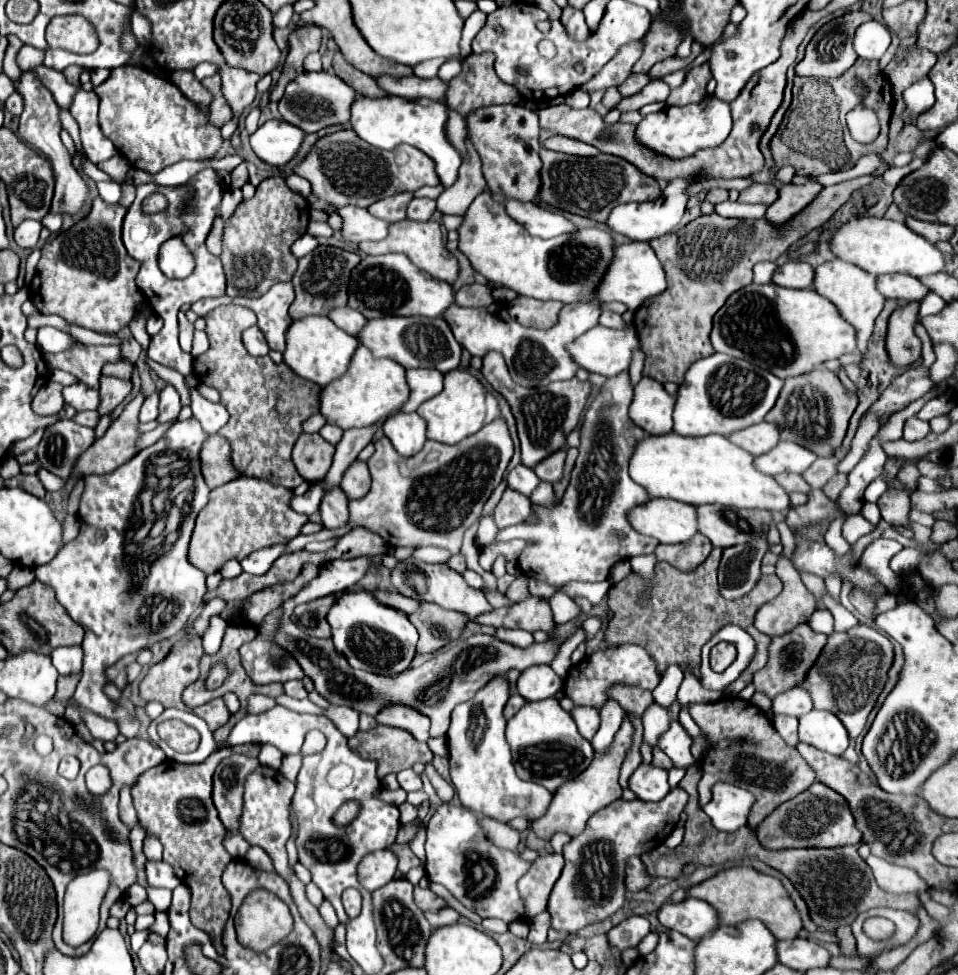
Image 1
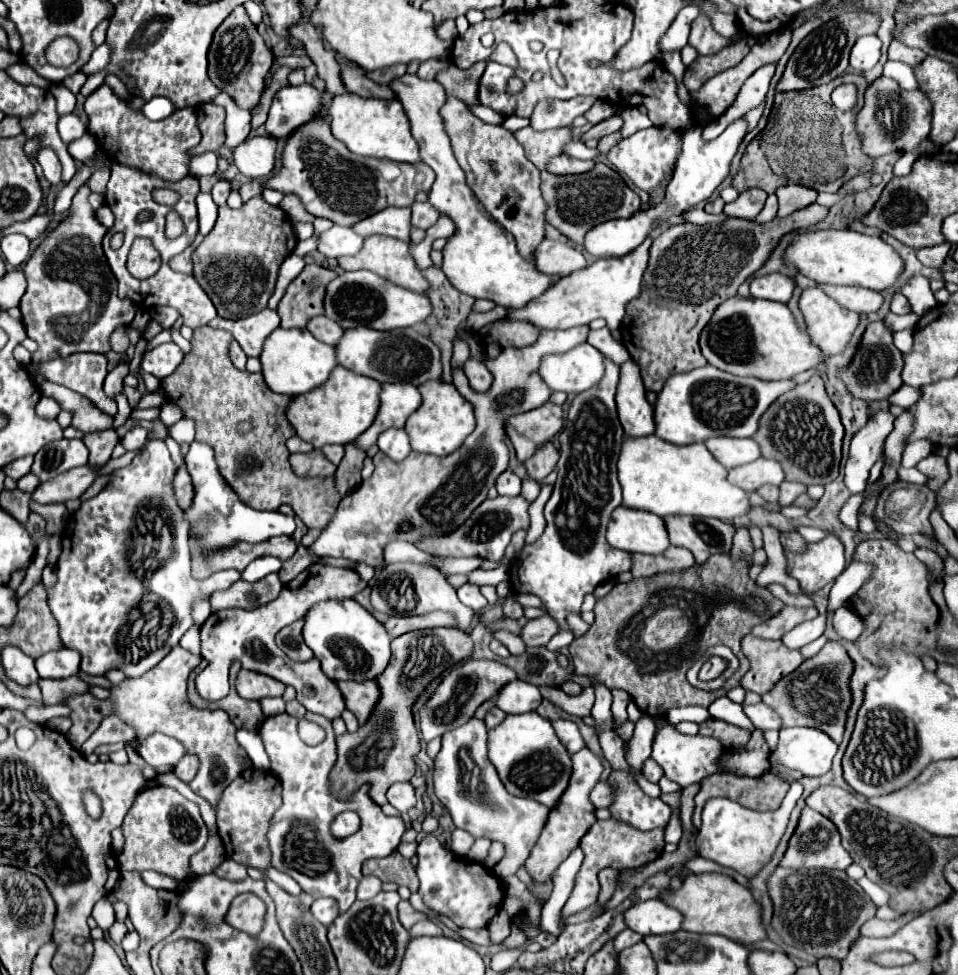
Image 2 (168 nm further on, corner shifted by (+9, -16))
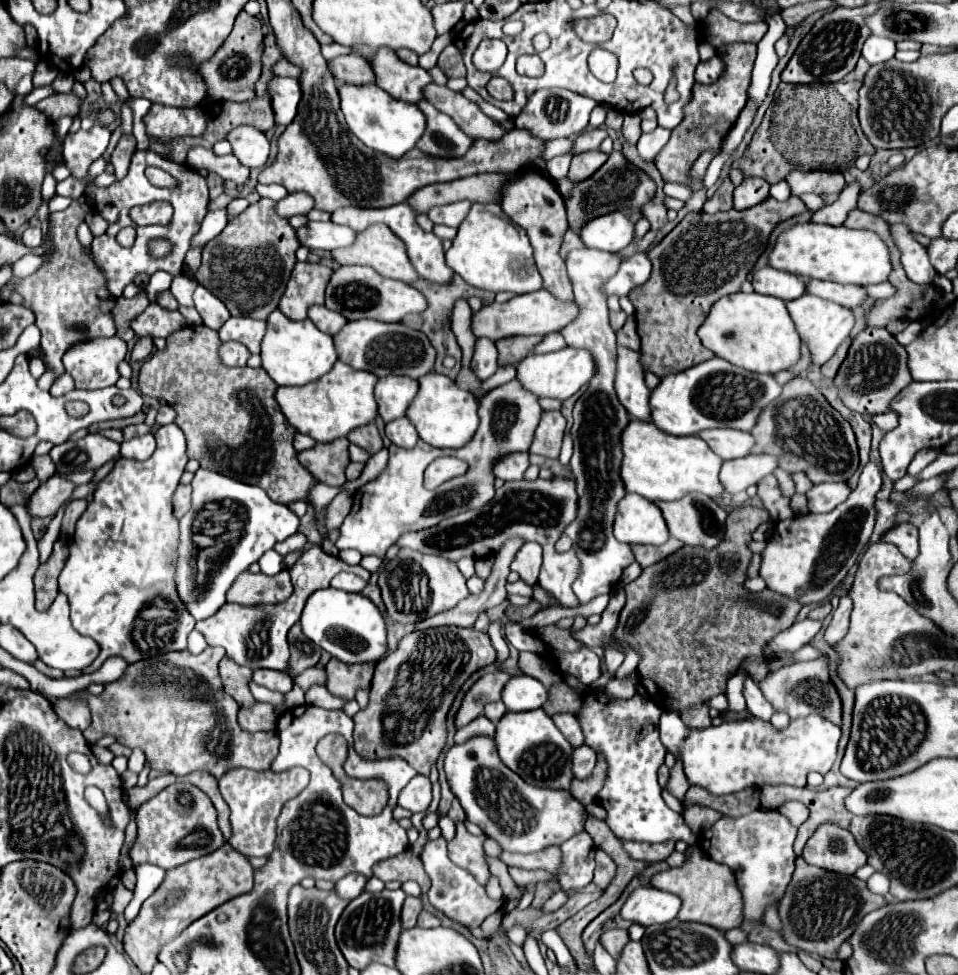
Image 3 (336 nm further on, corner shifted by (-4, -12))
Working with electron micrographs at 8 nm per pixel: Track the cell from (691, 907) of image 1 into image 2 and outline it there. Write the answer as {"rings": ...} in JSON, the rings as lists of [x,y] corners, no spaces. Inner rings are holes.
{"rings":[[[661,898],[645,900],[625,912],[625,922],[641,936],[673,934],[683,928],[683,916],[675,908],[667,906]]]}

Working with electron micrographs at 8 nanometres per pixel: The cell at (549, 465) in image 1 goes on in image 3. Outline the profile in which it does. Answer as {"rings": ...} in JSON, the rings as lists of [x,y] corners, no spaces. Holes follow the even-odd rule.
{"rings":[[[560,410],[542,412],[542,420],[538,424],[530,452],[546,458],[558,458],[564,430],[566,430],[566,418],[562,416]]]}

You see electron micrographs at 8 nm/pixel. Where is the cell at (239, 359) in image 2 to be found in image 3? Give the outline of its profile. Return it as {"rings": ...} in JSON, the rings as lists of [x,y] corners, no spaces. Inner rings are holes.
{"rings":[[[224,342],[218,350],[218,356],[220,356],[220,362],[226,366],[246,366],[250,352],[240,342]]]}

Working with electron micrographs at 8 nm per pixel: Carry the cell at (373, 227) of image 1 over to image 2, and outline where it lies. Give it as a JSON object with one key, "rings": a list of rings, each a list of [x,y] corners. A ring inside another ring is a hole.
{"rings":[[[333,226],[331,230],[321,234],[317,250],[327,258],[341,258],[341,256],[353,256],[361,250],[363,236],[357,236],[353,228],[347,226]]]}

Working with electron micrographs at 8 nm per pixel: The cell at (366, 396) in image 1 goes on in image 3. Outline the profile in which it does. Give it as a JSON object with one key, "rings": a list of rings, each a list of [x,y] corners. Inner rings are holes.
{"rings":[[[336,362],[334,368],[322,376],[322,380],[314,380],[304,386],[284,386],[276,390],[276,402],[286,420],[300,432],[316,442],[332,442],[336,438],[348,436],[350,430],[374,422],[378,414],[378,404],[374,400],[374,384],[376,376],[370,372],[354,370],[348,364]]]}

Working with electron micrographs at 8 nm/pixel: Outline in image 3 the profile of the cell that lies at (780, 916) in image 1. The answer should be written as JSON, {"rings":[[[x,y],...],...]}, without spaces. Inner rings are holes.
{"rings":[[[694,846],[692,854],[684,860],[682,866],[678,868],[668,868],[664,872],[658,872],[650,884],[658,890],[666,890],[676,894],[682,900],[682,908],[678,912],[678,920],[688,920],[688,922],[700,922],[708,924],[718,930],[730,930],[738,928],[742,924],[742,894],[736,886],[734,874],[730,868],[710,860],[702,850]]]}

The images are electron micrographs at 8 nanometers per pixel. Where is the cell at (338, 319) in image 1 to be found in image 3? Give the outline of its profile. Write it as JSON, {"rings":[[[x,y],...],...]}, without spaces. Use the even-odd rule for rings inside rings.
{"rings":[[[312,306],[310,312],[308,312],[308,318],[314,322],[314,326],[330,336],[338,334],[340,328],[346,324],[344,316],[338,314],[338,312],[332,312],[328,310],[326,306]]]}

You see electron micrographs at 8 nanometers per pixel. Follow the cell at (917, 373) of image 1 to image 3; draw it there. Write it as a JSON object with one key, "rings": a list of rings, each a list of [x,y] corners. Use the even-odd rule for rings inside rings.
{"rings":[[[868,462],[860,474],[860,484],[856,486],[856,490],[848,496],[846,502],[838,504],[832,512],[828,514],[808,512],[802,516],[792,516],[792,518],[776,522],[772,528],[772,536],[768,538],[766,548],[762,552],[762,564],[758,570],[768,590],[778,592],[780,596],[786,596],[790,600],[798,600],[800,604],[820,604],[822,600],[826,600],[832,594],[832,590],[844,580],[848,570],[856,564],[856,560],[868,546],[868,540],[876,524],[876,516],[878,516],[874,502],[876,502],[876,492],[880,490],[880,486],[882,486],[882,472],[874,462]]]}

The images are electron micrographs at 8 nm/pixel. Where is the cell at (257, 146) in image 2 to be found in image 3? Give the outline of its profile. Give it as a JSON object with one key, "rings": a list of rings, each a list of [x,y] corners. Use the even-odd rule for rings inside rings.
{"rings":[[[238,126],[226,136],[226,140],[232,144],[232,154],[240,160],[240,164],[248,168],[266,166],[270,154],[270,142],[258,128]]]}

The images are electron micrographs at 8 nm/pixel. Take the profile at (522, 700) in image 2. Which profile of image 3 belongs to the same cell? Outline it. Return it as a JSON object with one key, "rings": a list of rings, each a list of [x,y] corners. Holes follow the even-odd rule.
{"rings":[[[514,676],[508,680],[502,692],[502,702],[512,712],[536,710],[548,700],[548,690],[530,676]]]}

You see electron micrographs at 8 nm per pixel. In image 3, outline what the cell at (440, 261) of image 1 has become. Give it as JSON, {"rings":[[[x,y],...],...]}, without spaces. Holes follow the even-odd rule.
{"rings":[[[372,224],[368,226],[366,230],[358,232],[356,234],[356,240],[354,244],[346,246],[346,248],[336,248],[332,252],[332,258],[338,262],[338,264],[360,264],[360,266],[370,266],[374,268],[380,276],[388,276],[392,280],[400,280],[400,282],[406,282],[406,284],[412,284],[414,280],[418,280],[418,274],[416,270],[412,268],[410,260],[408,260],[408,254],[406,254],[406,248],[402,244],[402,240],[398,236],[394,236],[394,232],[390,232],[388,226],[384,224]]]}

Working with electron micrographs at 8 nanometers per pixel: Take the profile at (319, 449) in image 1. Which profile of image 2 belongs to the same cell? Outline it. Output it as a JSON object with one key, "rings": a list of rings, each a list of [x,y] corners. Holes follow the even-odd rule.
{"rings":[[[313,450],[309,454],[291,454],[291,468],[297,476],[309,478],[329,478],[335,474],[335,466],[323,456],[321,450]]]}

